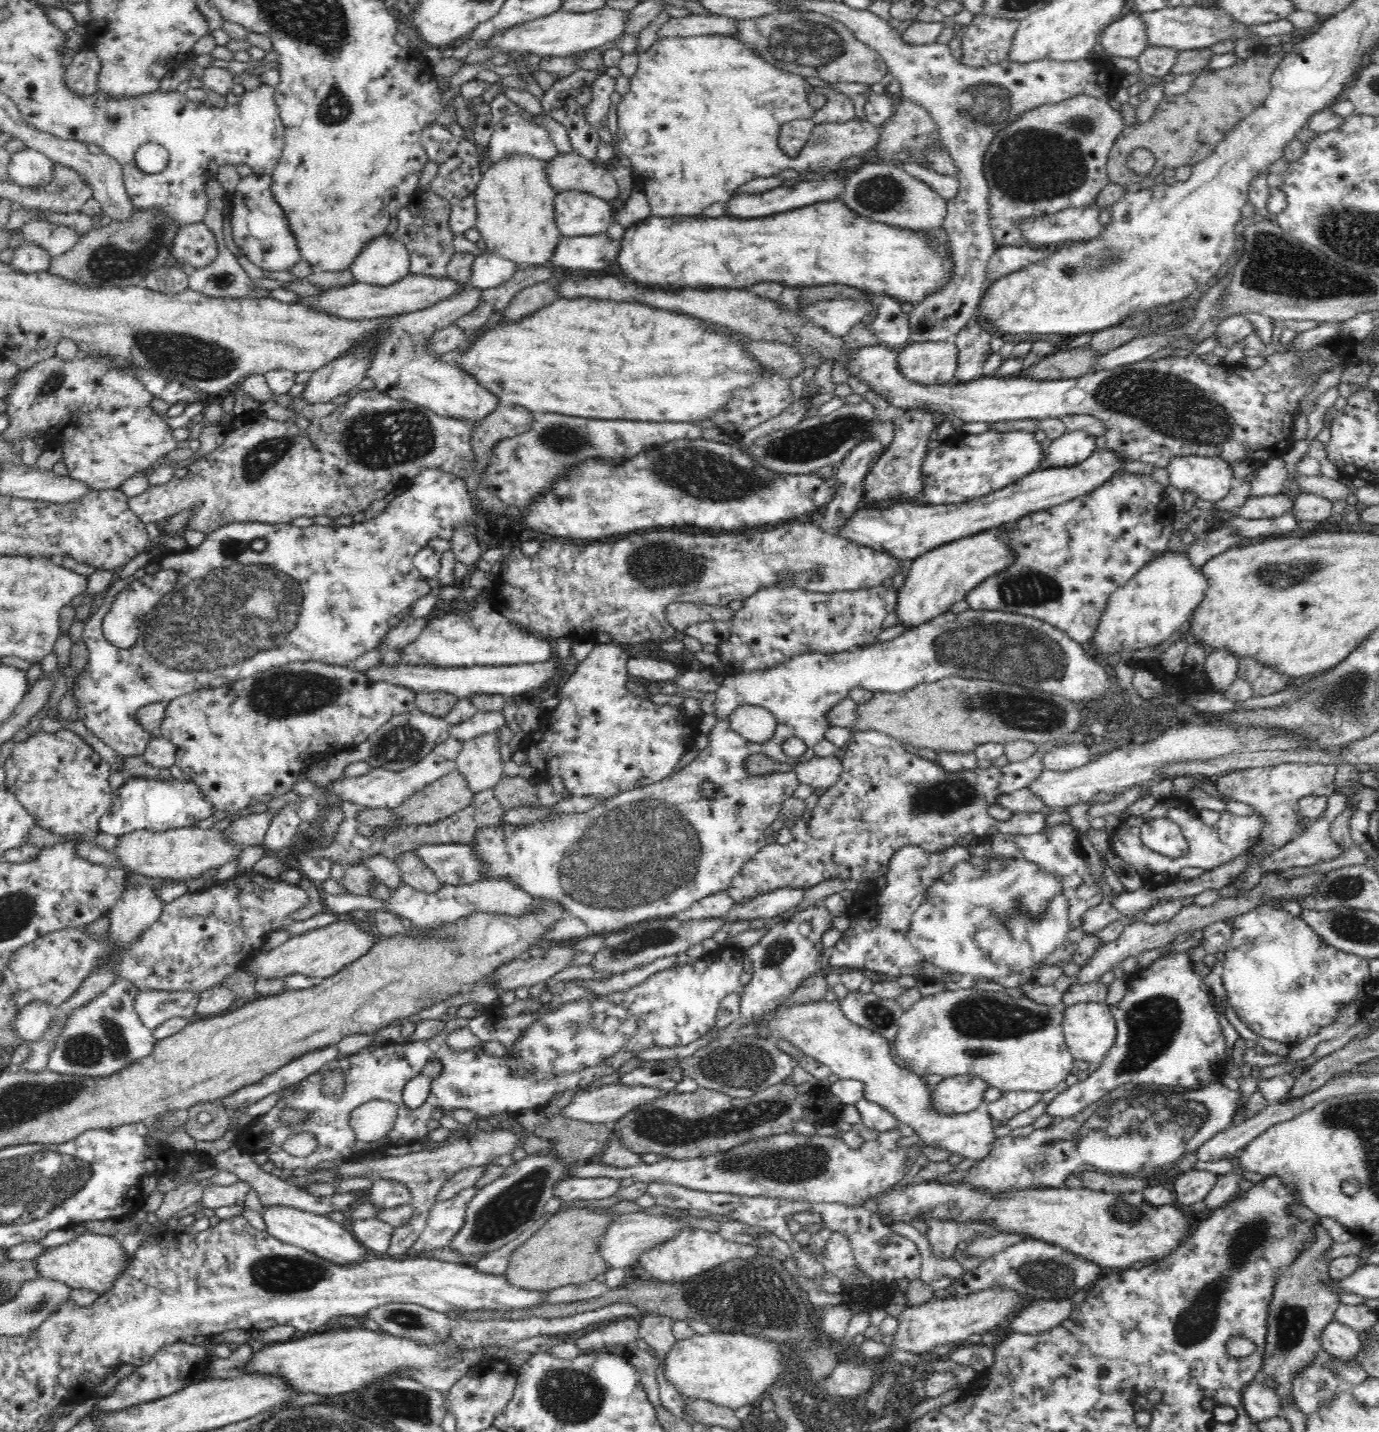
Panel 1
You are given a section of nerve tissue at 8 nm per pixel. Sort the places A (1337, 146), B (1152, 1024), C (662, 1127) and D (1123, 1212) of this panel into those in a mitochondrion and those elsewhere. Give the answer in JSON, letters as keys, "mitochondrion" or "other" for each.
{"A":"other","B":"mitochondrion","C":"mitochondrion","D":"mitochondrion"}

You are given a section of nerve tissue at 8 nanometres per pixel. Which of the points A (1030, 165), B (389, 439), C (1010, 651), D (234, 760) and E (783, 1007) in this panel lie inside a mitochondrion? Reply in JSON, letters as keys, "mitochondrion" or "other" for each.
{"A":"mitochondrion","B":"mitochondrion","C":"mitochondrion","D":"other","E":"other"}

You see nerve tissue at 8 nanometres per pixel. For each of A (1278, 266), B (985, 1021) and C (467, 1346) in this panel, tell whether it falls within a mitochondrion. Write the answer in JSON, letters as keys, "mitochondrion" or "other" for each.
{"A":"mitochondrion","B":"mitochondrion","C":"other"}

